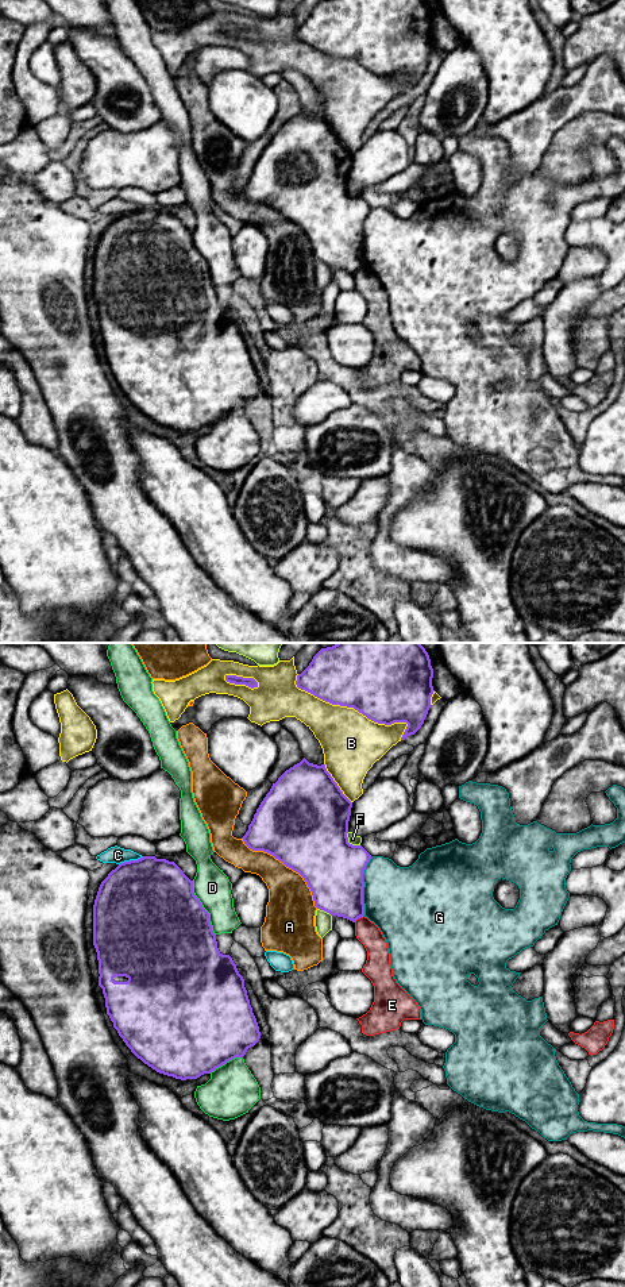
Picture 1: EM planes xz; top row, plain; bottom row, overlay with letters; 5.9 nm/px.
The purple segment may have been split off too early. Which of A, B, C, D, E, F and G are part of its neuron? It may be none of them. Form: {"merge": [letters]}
{"merge": []}

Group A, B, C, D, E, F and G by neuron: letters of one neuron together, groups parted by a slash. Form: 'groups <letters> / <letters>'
groups A / B / C / D / E / F / G

